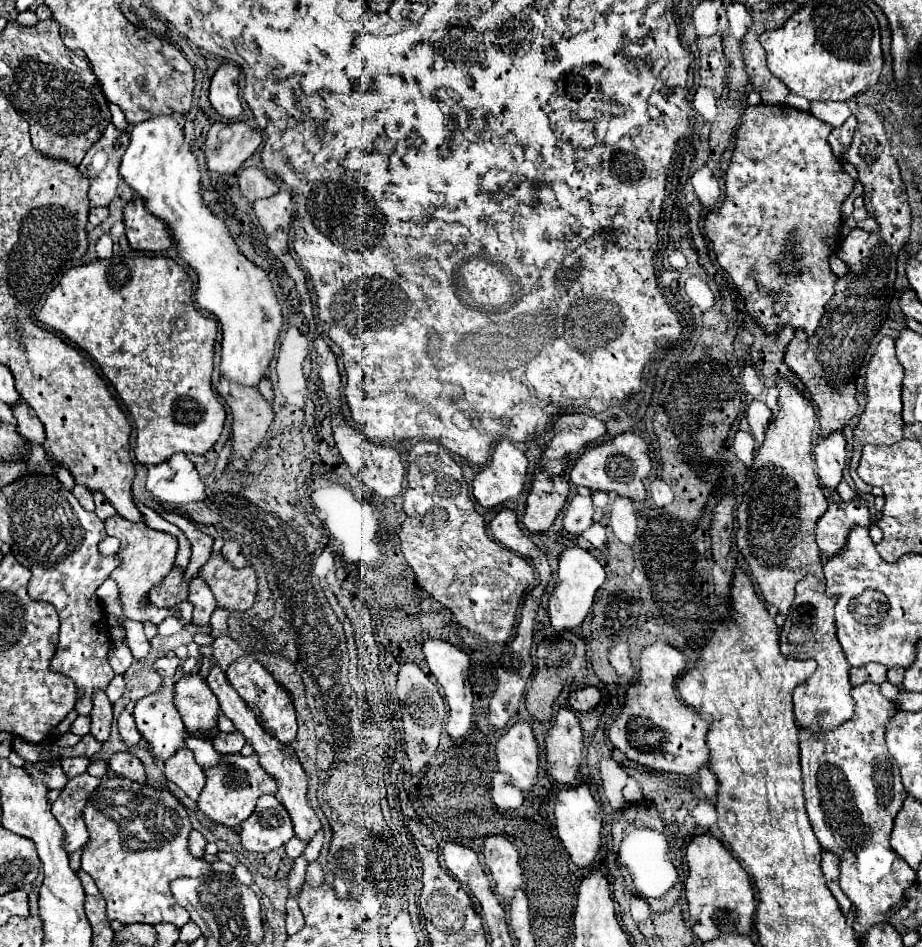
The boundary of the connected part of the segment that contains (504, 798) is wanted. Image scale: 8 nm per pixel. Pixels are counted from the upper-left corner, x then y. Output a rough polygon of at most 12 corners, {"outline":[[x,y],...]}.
{"outline":[[502,772],[492,776],[492,800],[500,810],[518,808],[524,796]]}

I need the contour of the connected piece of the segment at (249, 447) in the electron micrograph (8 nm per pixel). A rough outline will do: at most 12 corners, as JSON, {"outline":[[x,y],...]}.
{"outline":[[220,378],[232,410],[232,468],[240,470],[274,420],[256,386]]}

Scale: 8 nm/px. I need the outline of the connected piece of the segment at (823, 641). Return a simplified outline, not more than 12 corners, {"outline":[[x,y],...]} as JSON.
{"outline":[[814,576],[796,584],[782,654],[814,658],[794,714],[834,730],[854,714],[834,604]]}

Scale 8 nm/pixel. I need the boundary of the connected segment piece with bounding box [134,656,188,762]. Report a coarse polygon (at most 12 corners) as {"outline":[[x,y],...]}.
{"outline":[[180,658],[154,668],[166,688],[140,698],[134,720],[156,762],[186,748],[186,728],[174,706]]}

